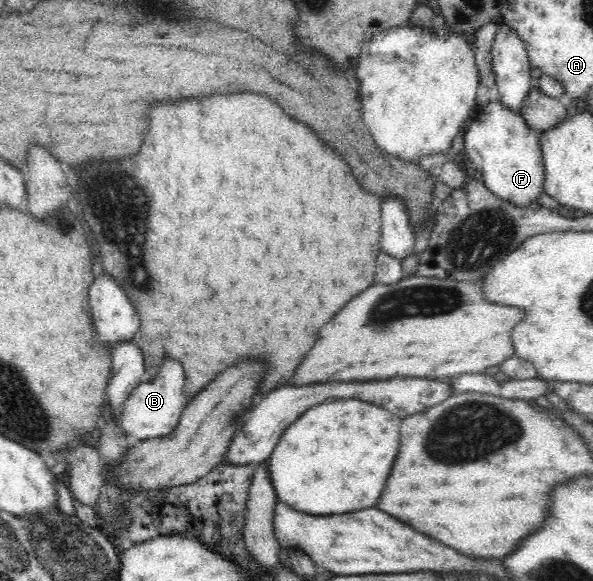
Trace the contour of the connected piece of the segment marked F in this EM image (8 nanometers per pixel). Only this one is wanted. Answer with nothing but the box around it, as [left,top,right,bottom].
[464,100,545,206]

